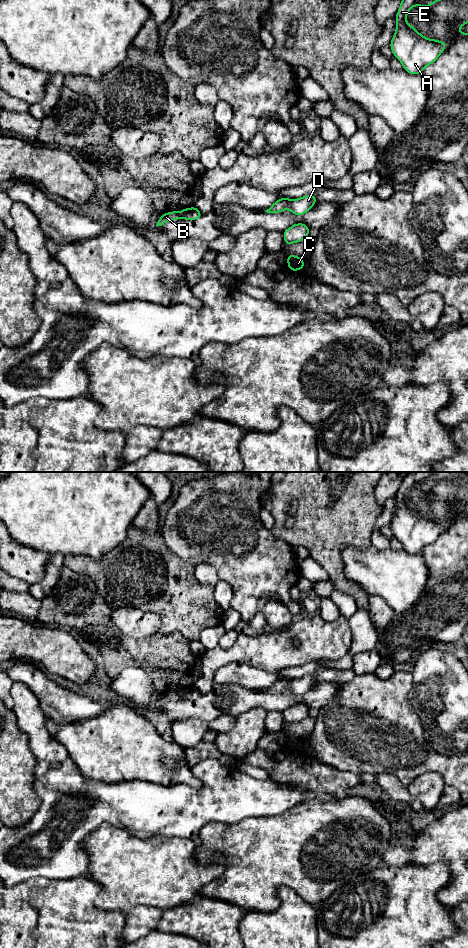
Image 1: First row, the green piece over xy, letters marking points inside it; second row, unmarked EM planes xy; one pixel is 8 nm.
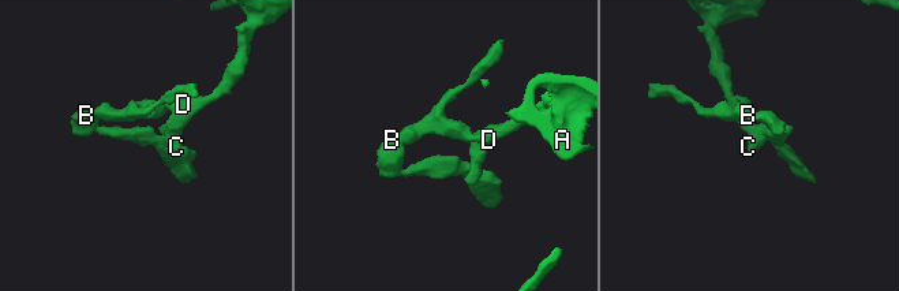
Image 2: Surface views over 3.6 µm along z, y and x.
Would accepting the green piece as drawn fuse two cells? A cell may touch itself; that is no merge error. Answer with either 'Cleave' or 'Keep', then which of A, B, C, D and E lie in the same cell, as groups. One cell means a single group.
Cleave. Groups: A C D E / B

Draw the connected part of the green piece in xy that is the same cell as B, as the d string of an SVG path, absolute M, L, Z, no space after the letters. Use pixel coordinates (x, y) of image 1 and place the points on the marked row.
M177 211L167 212L161 215L156 226L162 226L168 221L173 221L173 220L178 220L178 219L180 219L180 216Z

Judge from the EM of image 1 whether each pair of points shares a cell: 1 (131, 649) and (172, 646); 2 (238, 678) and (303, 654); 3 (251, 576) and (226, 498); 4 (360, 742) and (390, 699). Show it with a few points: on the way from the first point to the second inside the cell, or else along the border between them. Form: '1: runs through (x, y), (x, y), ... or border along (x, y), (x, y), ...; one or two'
1: runs through (141, 649), (162, 649); one
2: border along (239, 662), (252, 665), (267, 672), (276, 673); two
3: runs through (249, 557), (226, 532), (226, 517); one
4: runs through (366, 731), (372, 725), (372, 717), (379, 710); one

